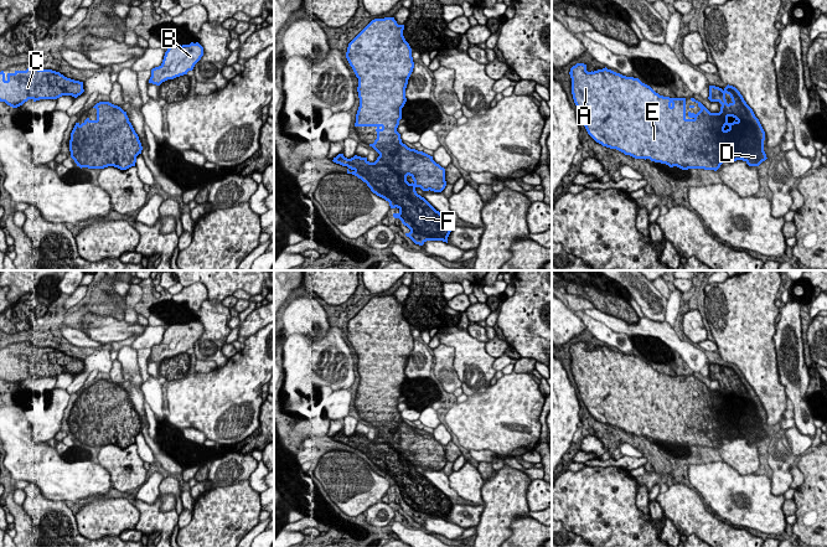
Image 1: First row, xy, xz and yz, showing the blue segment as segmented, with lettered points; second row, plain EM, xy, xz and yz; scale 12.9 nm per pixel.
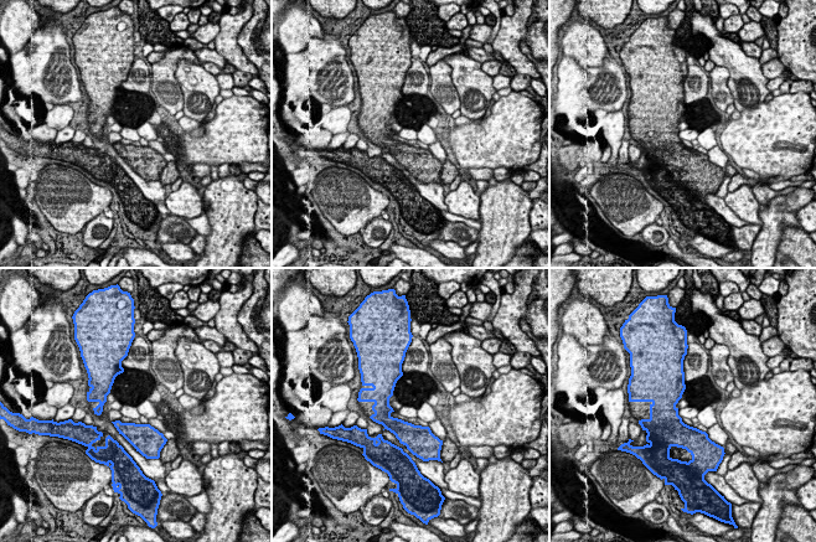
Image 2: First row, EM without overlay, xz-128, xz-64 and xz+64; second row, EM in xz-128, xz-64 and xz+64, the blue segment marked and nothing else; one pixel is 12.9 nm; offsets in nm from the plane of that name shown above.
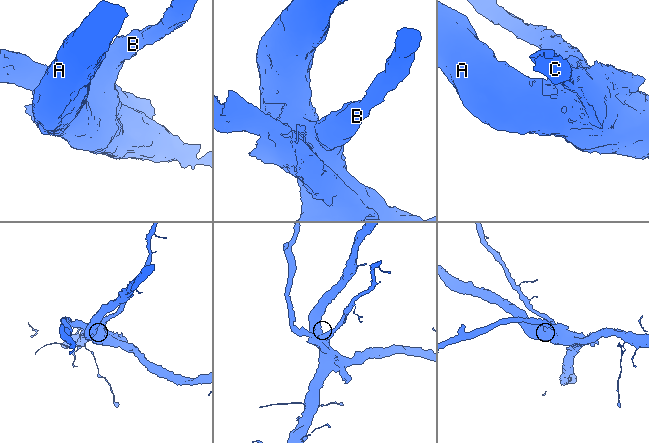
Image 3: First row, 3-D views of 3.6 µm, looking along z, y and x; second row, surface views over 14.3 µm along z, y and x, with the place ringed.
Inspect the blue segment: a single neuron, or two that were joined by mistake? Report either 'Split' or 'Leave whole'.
Split

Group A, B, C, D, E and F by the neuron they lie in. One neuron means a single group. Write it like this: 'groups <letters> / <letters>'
groups A B D E / C F

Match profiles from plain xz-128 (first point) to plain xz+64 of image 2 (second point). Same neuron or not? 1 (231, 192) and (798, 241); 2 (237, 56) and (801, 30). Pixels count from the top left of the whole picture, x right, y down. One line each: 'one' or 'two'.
1: two
2: one

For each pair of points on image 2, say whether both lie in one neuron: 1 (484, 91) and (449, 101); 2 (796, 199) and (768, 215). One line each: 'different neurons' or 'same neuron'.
1: different neurons
2: different neurons

